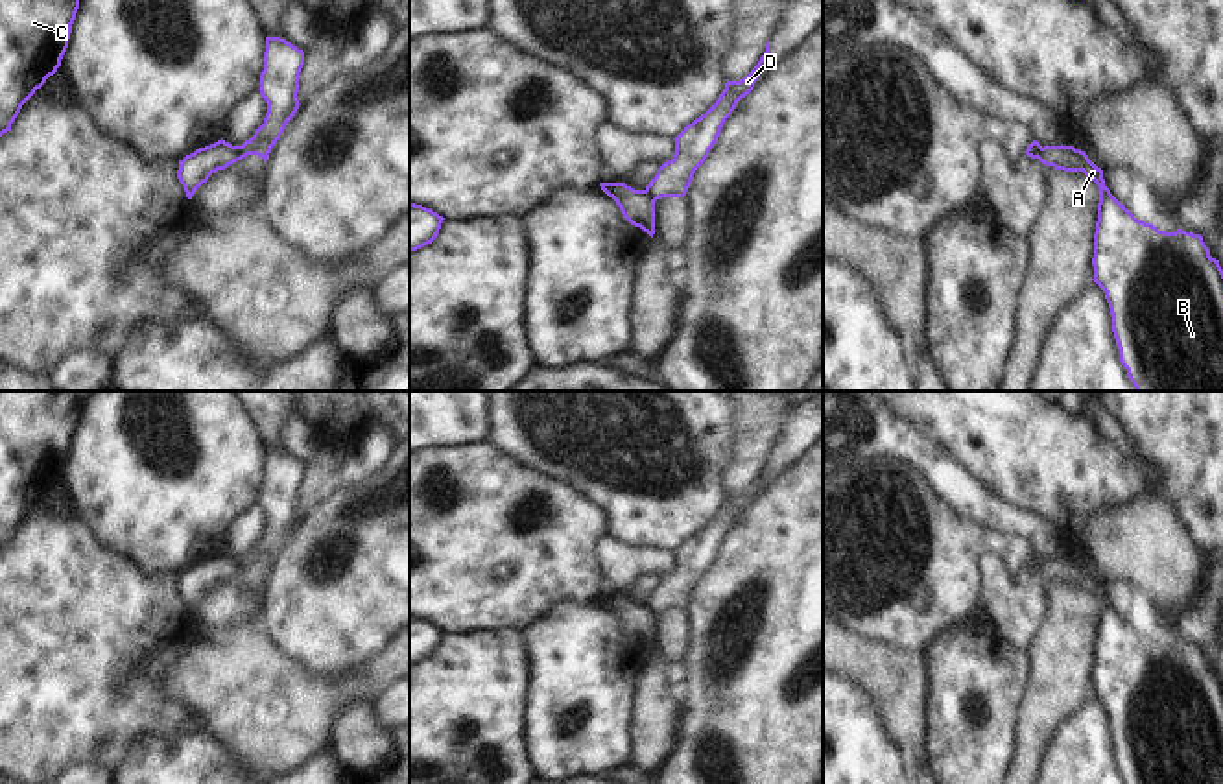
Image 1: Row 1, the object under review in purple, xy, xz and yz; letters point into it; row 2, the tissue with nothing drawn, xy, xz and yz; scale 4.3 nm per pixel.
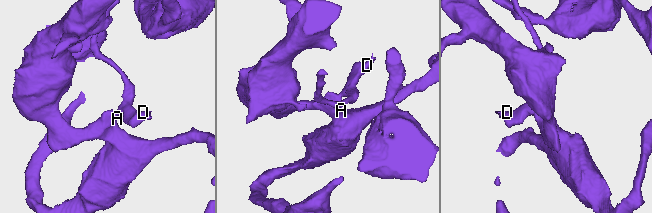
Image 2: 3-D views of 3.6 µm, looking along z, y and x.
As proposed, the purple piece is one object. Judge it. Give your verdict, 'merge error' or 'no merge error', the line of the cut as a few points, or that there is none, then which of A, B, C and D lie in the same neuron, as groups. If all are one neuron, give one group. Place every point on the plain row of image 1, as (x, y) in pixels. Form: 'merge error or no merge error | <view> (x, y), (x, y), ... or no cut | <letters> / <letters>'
merge error | xy (235, 559), (240, 572) | A B C / D

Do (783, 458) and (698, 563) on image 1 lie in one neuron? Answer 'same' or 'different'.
same

